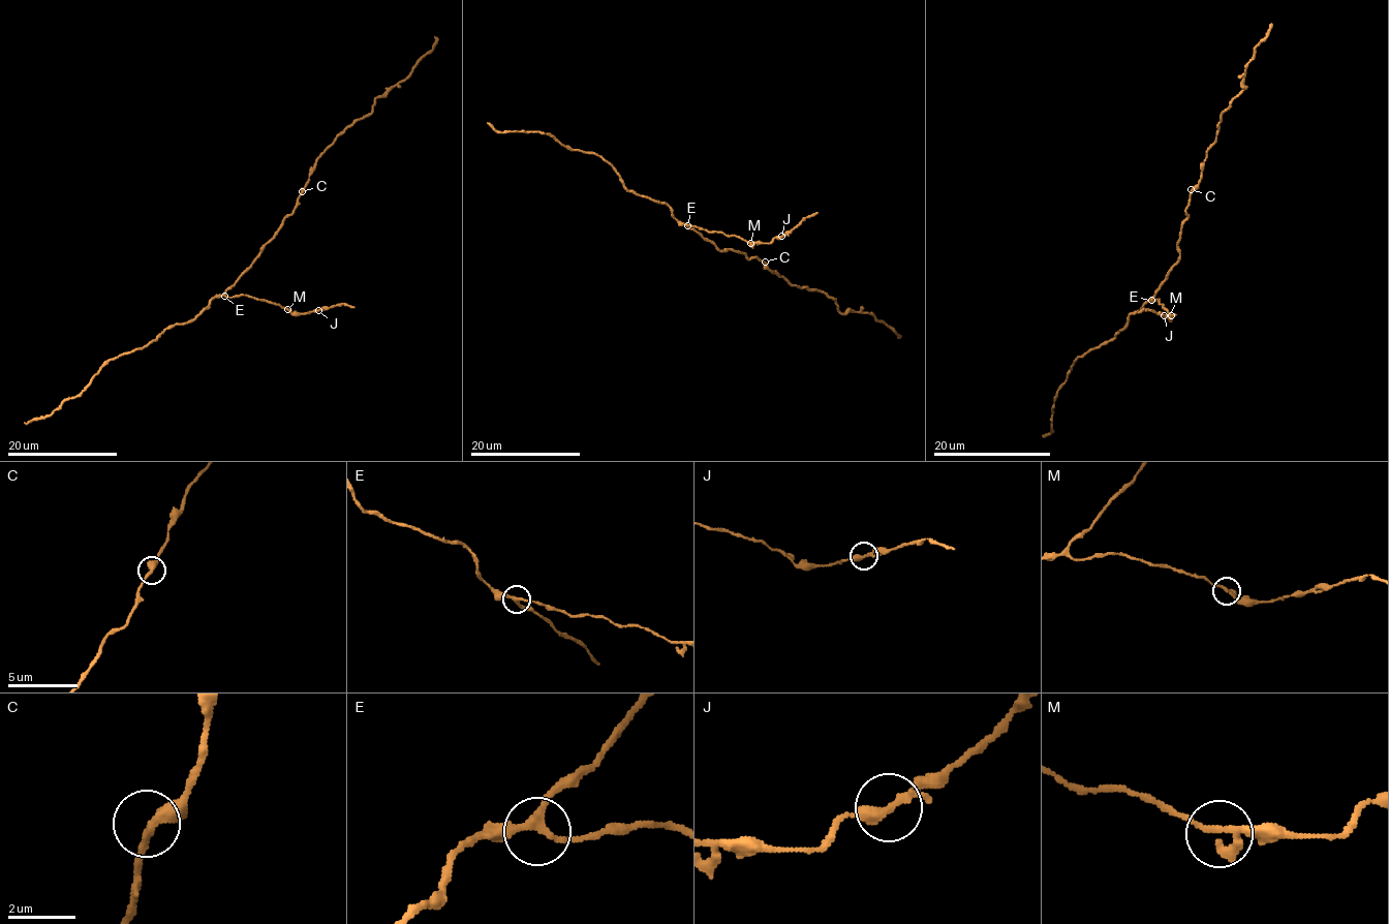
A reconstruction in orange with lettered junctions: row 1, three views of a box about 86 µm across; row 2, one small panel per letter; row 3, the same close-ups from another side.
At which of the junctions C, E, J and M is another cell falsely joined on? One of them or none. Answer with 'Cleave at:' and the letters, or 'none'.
Cleave at: none

